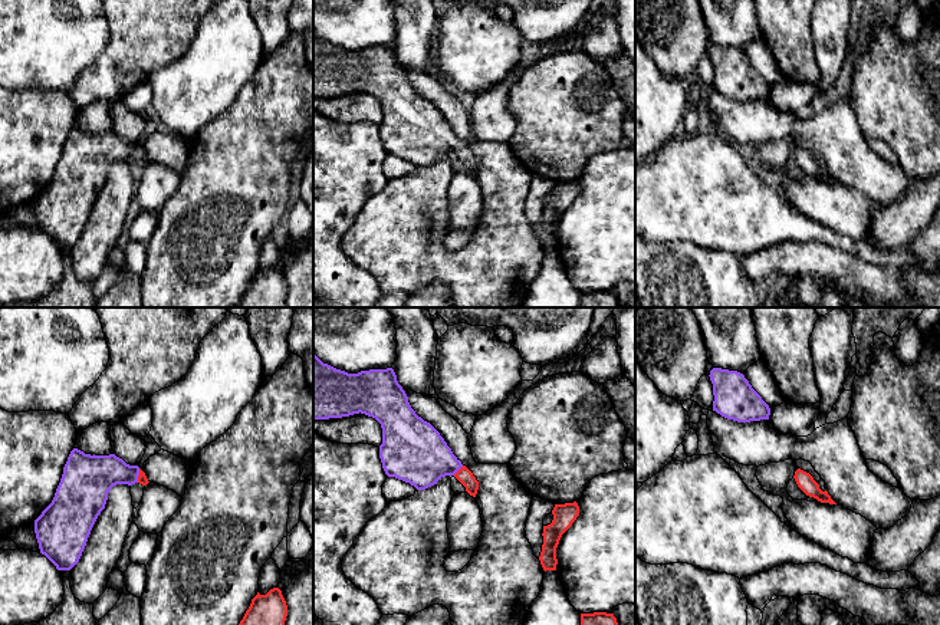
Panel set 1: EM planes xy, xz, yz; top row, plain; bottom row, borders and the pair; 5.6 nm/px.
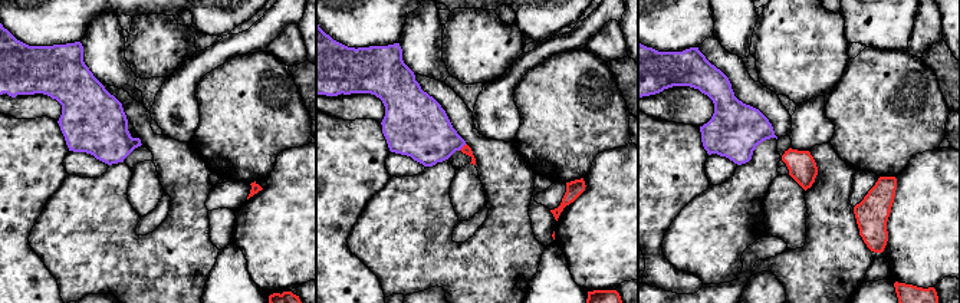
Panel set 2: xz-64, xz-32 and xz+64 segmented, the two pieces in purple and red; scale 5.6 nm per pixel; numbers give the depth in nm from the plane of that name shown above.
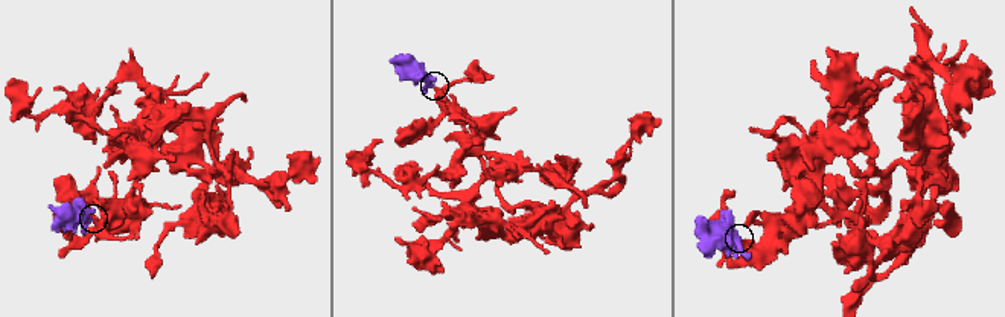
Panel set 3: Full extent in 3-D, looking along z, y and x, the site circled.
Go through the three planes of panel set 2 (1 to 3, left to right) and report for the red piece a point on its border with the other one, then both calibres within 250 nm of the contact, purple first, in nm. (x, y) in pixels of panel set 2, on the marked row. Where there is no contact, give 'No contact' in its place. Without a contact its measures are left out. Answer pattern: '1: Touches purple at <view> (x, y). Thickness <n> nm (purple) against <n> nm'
1: No contact
2: Touches purple at xz-32 (462, 147). Thickness 320 nm (purple) against 50 nm
3: No contact

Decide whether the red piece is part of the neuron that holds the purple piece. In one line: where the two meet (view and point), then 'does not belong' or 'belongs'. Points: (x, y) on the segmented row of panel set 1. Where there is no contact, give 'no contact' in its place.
xz (457, 470) | belongs

